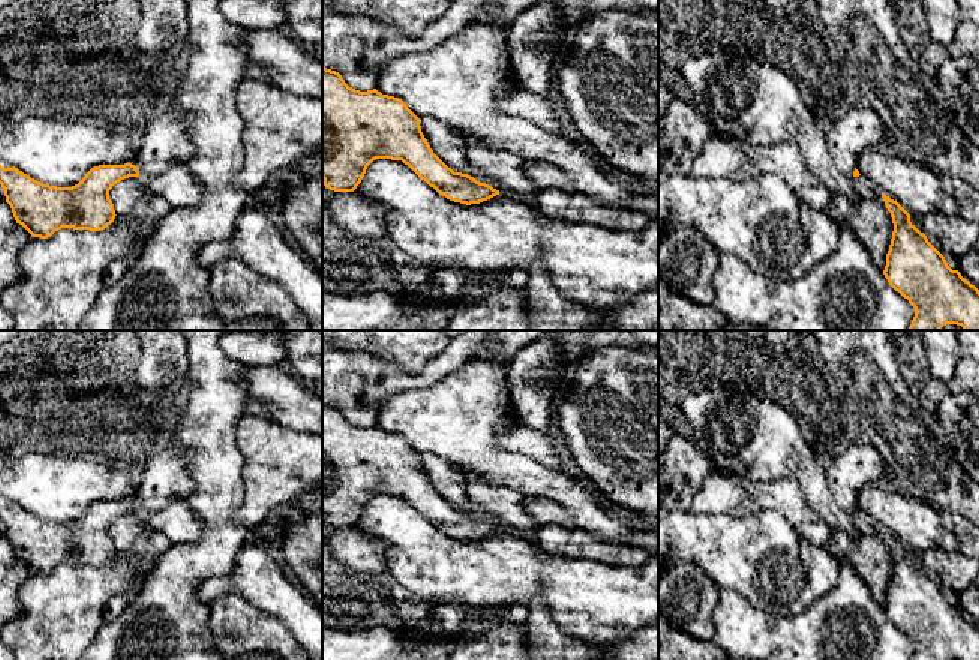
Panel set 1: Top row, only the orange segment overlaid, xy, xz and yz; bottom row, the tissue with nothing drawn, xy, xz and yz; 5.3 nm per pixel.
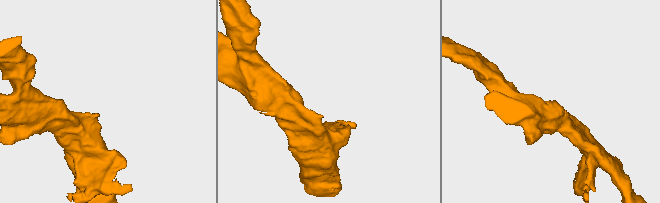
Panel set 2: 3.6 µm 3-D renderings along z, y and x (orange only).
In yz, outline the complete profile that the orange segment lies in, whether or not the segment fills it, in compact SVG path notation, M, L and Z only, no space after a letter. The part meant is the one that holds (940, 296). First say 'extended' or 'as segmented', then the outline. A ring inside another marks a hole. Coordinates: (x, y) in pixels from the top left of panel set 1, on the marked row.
as segmented; M882 198L894 224L883 274L915 308L909 330L940 330L946 324L979 330L979 290L948 266L897 201Z

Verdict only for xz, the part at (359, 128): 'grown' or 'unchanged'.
grown

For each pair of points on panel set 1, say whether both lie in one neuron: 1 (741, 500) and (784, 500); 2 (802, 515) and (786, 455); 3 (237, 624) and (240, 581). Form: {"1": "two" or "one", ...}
{"1": "one", "2": "two", "3": "two"}

